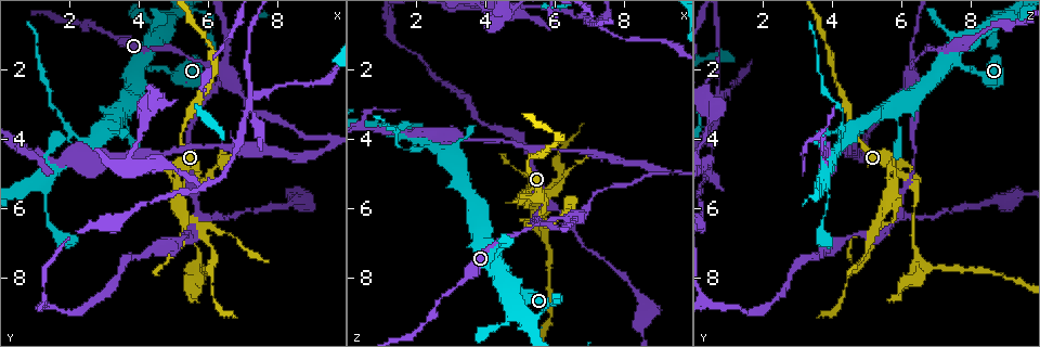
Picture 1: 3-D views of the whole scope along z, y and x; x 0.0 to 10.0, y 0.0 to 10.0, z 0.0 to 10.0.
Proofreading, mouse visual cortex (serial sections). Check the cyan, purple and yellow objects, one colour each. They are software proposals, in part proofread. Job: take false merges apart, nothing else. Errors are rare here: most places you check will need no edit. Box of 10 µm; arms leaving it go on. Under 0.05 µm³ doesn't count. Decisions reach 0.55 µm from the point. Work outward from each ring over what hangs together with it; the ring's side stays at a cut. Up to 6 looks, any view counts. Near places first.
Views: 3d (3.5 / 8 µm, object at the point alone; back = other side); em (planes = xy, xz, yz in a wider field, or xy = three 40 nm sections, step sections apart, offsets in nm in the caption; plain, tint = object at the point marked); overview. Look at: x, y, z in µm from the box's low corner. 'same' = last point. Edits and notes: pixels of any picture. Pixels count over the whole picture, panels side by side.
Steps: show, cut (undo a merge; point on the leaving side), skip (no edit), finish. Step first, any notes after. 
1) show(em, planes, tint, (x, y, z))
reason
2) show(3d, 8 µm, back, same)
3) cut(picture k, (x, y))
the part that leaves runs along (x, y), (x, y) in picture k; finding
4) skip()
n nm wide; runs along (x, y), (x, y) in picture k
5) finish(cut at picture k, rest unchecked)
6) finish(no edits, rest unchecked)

show(3d, 8 µm, (5.05, 5.80, 5.80))
branch point

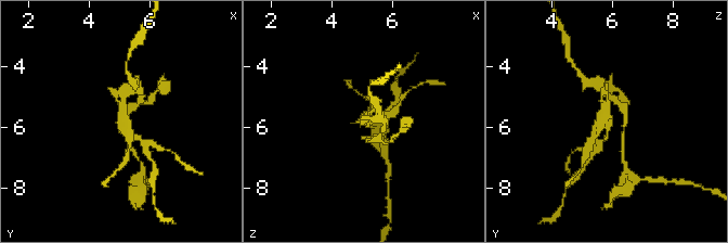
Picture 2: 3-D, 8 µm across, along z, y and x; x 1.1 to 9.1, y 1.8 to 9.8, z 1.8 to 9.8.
show(3d, 3.5 µm, same)
zoom in

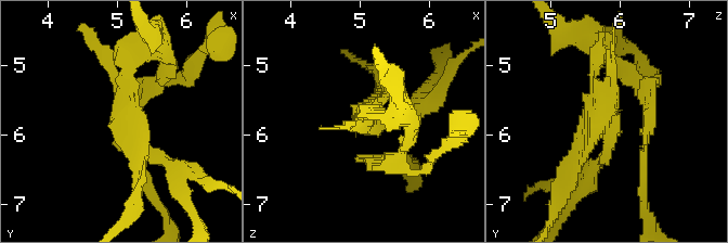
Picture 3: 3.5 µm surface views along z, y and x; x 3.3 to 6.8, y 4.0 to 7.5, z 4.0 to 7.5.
skip()
runs along (132, 50), (121, 119), (171, 163) in picture 3; continuous, no second cell

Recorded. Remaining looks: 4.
show(3d, 8 µm, (6.35, 1.95, 6.25))
four arms meet

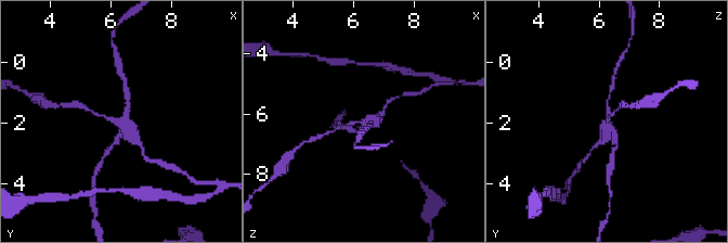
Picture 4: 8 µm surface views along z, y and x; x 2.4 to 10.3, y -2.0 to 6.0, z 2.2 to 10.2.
show(3d, 3.5 µm, same)

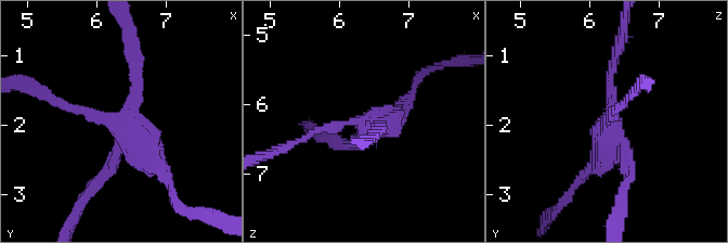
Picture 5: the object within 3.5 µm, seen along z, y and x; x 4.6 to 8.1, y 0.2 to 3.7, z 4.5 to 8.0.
show(em, xy, step 3, tint, (6.35, 1.95, 6.30))
4 arms; arms of 100, 150, 200, 250 nm

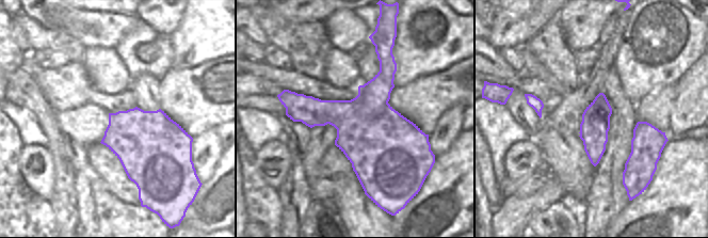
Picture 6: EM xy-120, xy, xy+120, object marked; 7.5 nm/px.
skip()
550 nm wide; runs along (59, 101), (121, 124), (95, 180) in picture 5; one cell here

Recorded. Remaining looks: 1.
finish(no edits, rest unchecked)

